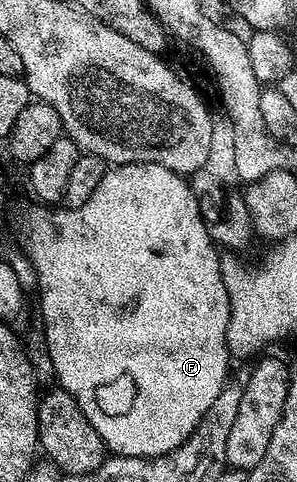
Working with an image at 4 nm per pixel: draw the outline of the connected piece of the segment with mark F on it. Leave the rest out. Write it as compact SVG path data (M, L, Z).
M124 163L111 166L100 181L100 185L96 185L96 189L83 199L86 199L83 203L74 205L74 215L66 215L66 219L58 219L58 223L70 223L70 227L66 227L70 235L78 235L78 231L86 231L90 239L98 235L98 295L78 295L78 307L74 307L74 303L70 303L70 307L54 307L54 303L50 303L54 295L40 296L40 314L46 322L46 340L52 374L60 384L61 390L78 402L78 407L84 413L84 417L88 417L92 429L100 433L100 437L114 455L155 459L158 455L175 451L203 426L202 418L228 382L226 374L229 373L232 362L231 353L226 348L230 297L222 276L220 251L204 225L193 186L172 169L164 169L164 165Z

